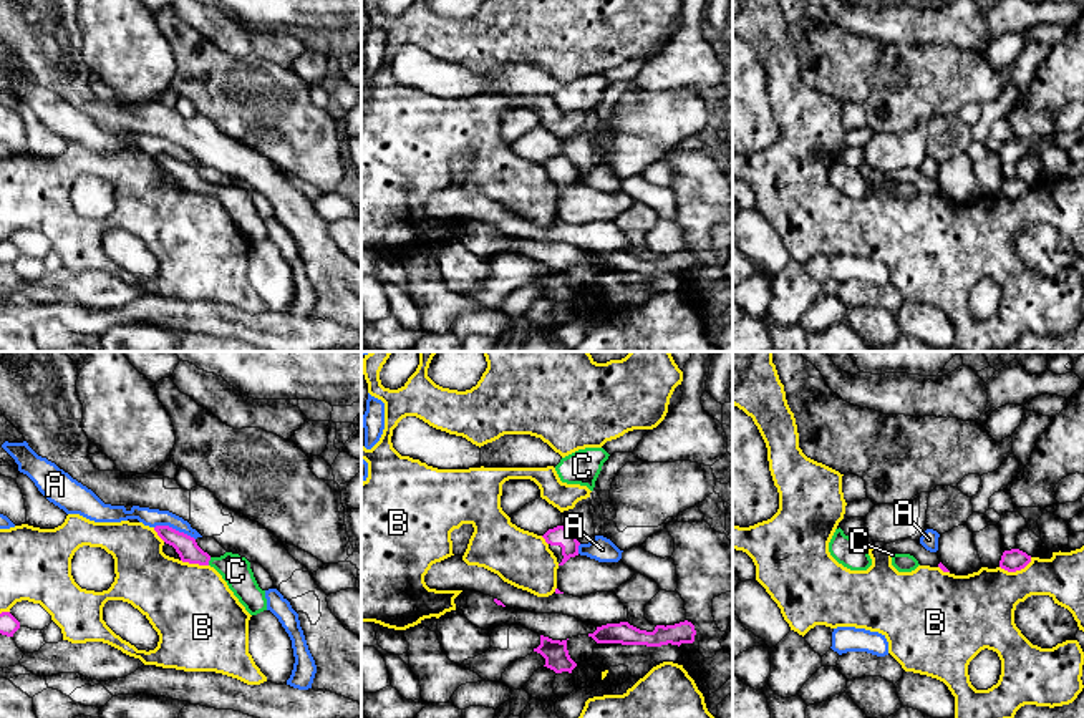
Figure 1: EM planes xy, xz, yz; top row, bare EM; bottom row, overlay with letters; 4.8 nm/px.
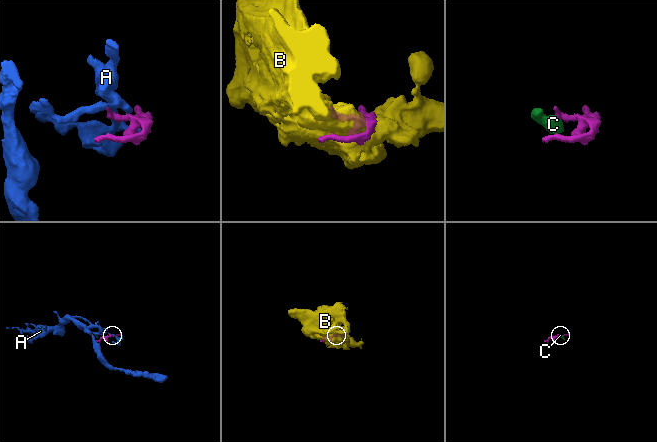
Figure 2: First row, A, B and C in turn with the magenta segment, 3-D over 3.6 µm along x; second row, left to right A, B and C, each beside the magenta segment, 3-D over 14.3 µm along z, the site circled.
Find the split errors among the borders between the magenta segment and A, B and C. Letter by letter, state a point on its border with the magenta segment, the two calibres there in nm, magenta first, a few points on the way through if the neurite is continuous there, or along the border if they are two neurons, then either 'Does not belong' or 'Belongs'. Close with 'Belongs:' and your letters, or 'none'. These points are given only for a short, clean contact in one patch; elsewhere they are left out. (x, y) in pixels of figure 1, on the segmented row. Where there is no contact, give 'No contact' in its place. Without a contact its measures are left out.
A: Touches magenta at xy (174, 529). Thickness 110 nm (magenta) against 90 nm. Boundary: xy (154, 526), (171, 526), (194, 539). Does not belong
B: Touches magenta at yz (1016, 569). Thickness 110 nm (magenta) against 320 nm. Does not belong
C: Touches magenta at xy (209, 559). Thickness 110 nm (magenta) against 150 nm. Path across: xy (186, 546), (194, 554), (209, 559), (231, 566), (236, 571). Belongs
Belongs: C

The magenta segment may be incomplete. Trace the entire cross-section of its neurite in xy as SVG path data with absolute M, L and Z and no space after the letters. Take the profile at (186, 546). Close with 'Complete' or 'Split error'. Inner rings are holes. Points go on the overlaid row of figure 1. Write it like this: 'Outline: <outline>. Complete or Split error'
Outline: M156 526L154 531L166 544L176 549L182 562L214 567L250 615L267 610L265 590L259 587L245 557L232 552L211 557L197 546L194 537L184 532L169 526Z. Split error

